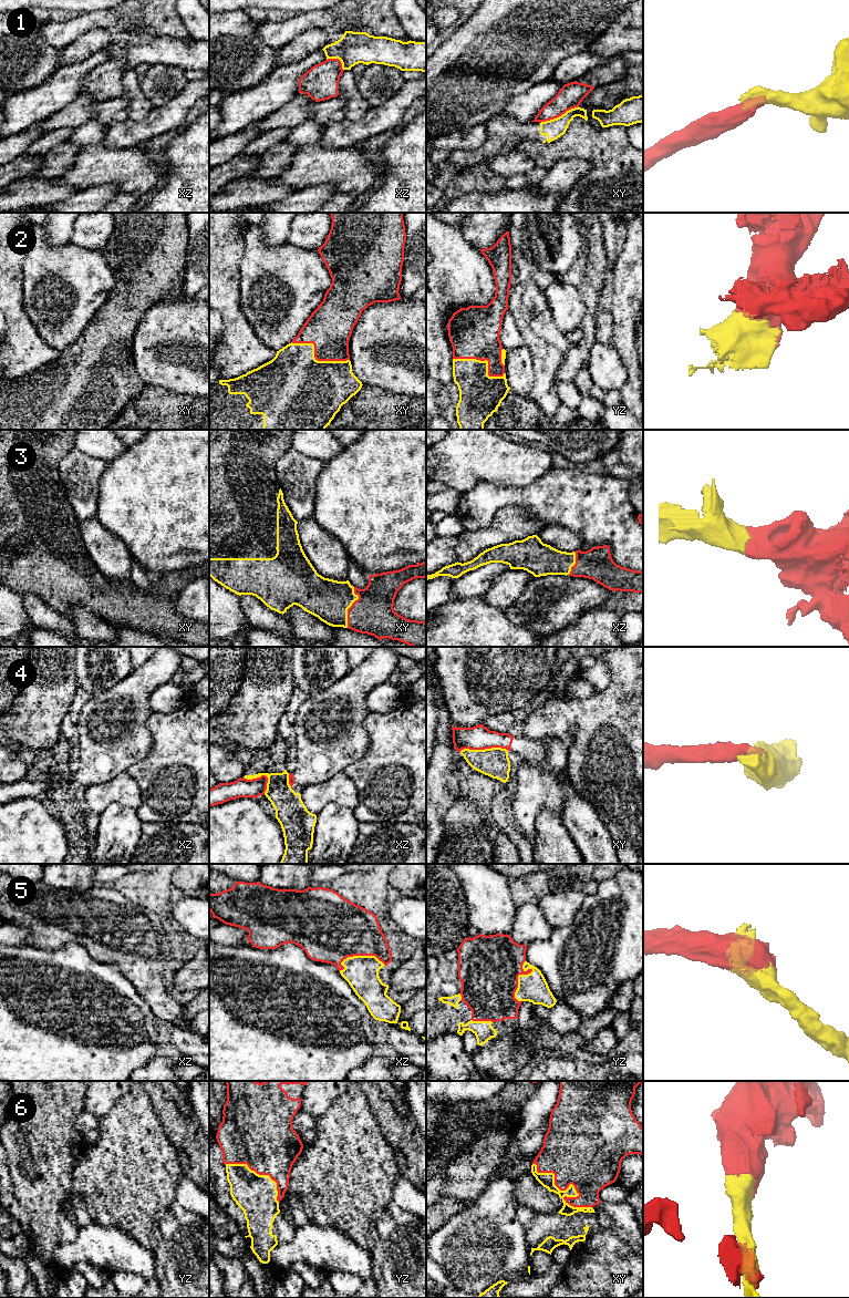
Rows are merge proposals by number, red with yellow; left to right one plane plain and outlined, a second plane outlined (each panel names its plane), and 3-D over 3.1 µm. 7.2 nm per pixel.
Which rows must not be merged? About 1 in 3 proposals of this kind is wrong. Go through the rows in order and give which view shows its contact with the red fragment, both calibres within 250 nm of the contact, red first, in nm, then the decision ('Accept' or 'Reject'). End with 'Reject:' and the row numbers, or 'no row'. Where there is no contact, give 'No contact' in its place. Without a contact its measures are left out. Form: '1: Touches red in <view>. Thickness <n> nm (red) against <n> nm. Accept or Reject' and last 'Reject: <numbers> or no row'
1: Touches red in xy. Thickness 170 nm (red) against 140 nm. Reject
2: Touches red in xy. Thickness 320 nm (red) against 480 nm. Accept
3: Touches red in xy. Thickness 300 nm (red) against 300 nm. Accept
4: Touches red in xy. Thickness 180 nm (red) against 220 nm. Reject
5: Touches red in yz. Thickness 440 nm (red) against 200 nm. Accept
6: Touches red in xy. Thickness 500 nm (red) against 110 nm. Accept
Reject: 1, 4

